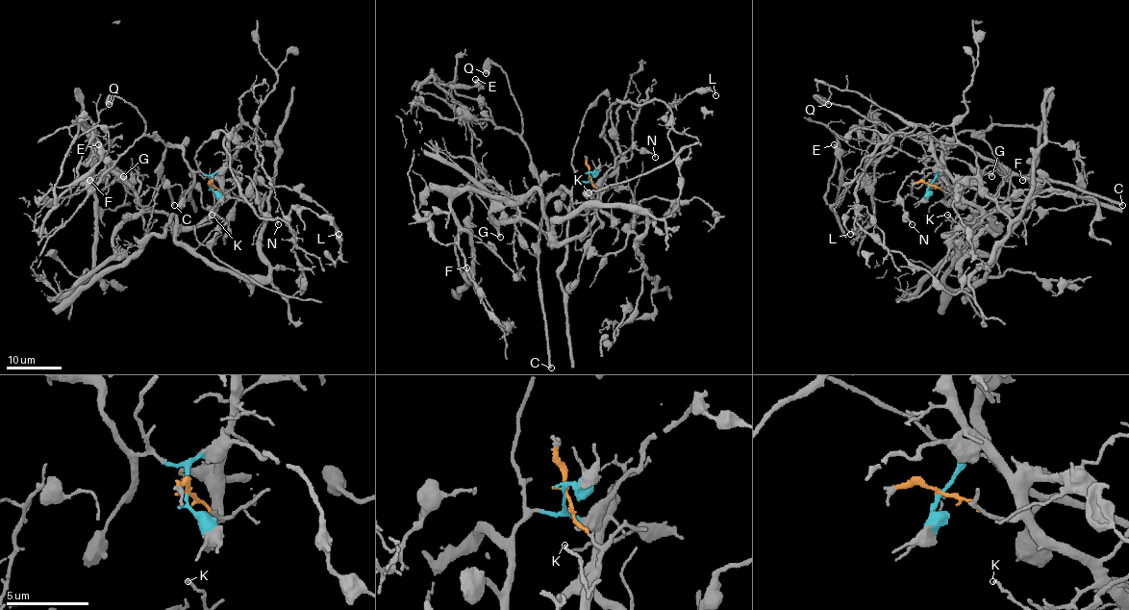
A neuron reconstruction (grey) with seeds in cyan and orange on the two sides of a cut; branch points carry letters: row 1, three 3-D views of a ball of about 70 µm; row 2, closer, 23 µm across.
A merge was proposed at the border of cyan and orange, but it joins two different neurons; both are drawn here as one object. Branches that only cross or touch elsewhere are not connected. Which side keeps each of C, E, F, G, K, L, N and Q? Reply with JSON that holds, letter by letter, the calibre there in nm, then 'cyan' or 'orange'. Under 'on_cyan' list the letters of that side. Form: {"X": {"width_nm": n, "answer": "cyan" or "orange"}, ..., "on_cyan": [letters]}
{"C": {"width_nm": 320, "answer": "cyan"}, "E": {"width_nm": 500, "answer": "orange"}, "F": {"width_nm": 320, "answer": "orange"}, "G": {"width_nm": 260, "answer": "orange"}, "K": {"width_nm": 170, "answer": "cyan"}, "L": {"width_nm": 140, "answer": "orange"}, "N": {"width_nm": 160, "answer": "cyan"}, "Q": {"width_nm": 650, "answer": "cyan"}, "on_cyan": ["C", "K", "N", "Q"]}

